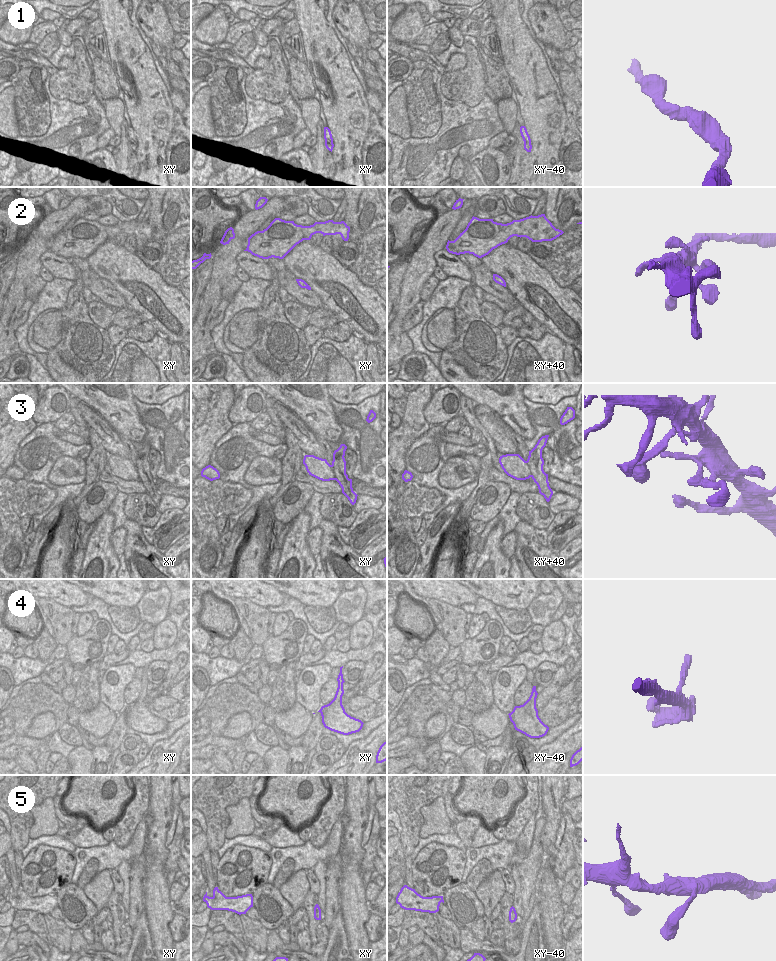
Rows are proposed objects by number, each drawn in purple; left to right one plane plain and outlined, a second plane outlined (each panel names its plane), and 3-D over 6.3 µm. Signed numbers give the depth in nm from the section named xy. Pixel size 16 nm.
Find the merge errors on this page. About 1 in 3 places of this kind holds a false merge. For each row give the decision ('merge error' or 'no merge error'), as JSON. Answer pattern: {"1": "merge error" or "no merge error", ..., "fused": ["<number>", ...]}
{"1": "no merge error", "2": "no merge error", "3": "no merge error", "4": "merge error", "5": "no merge error", "fused": ["4"]}

